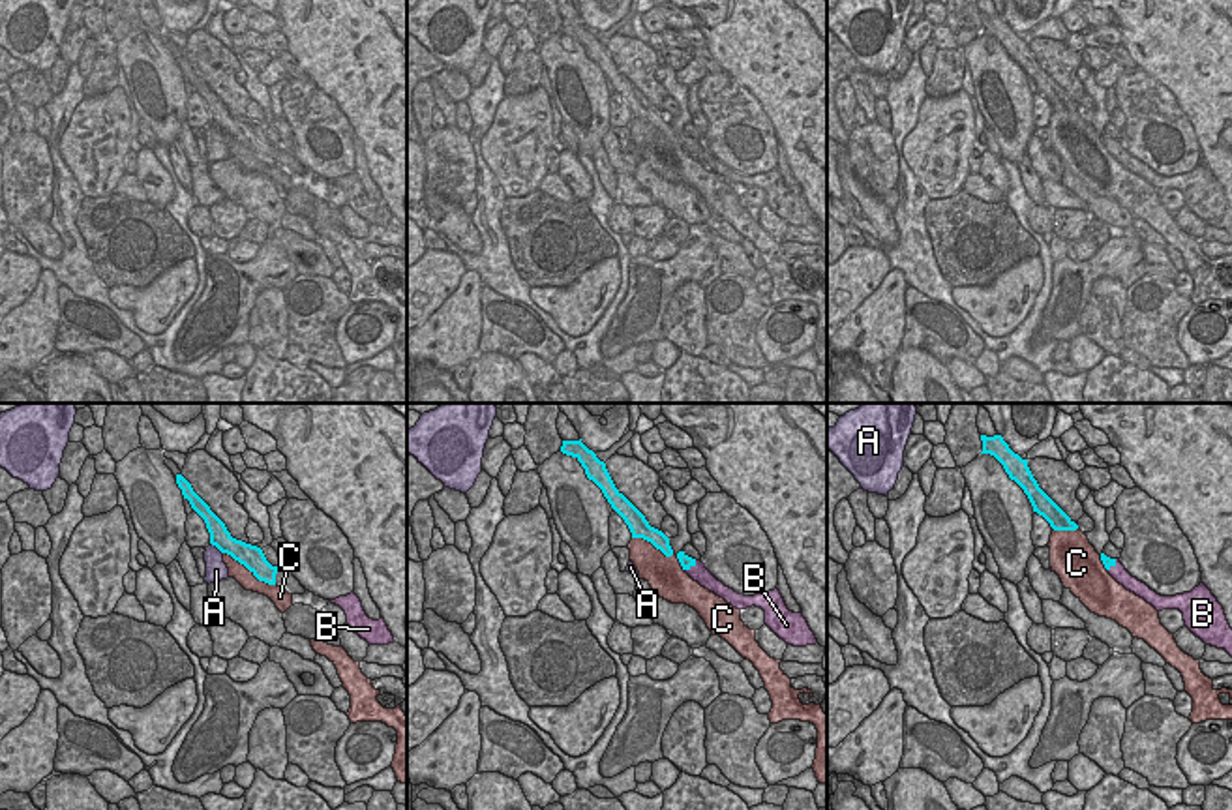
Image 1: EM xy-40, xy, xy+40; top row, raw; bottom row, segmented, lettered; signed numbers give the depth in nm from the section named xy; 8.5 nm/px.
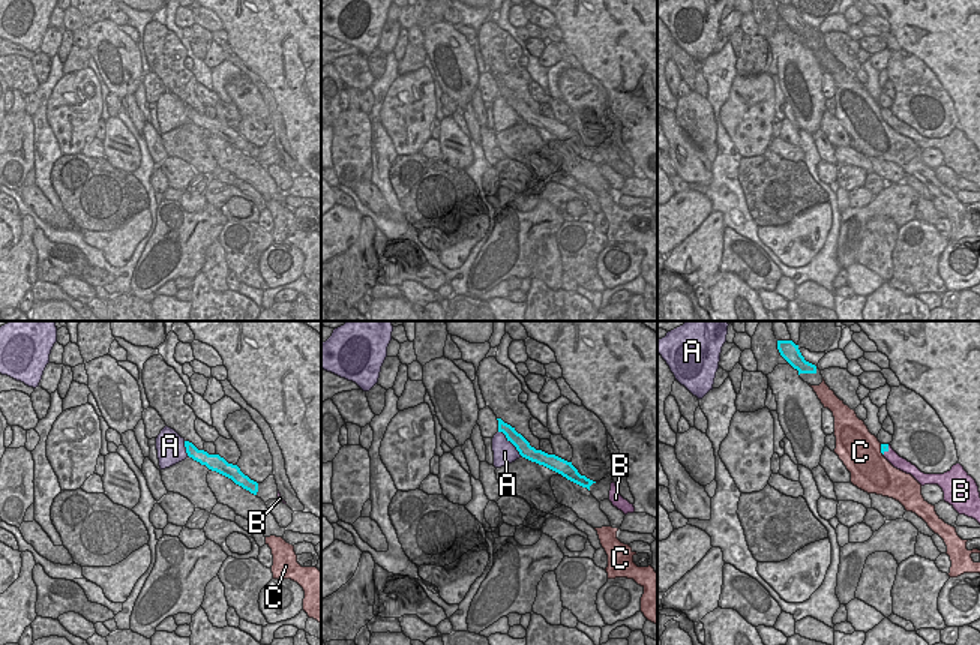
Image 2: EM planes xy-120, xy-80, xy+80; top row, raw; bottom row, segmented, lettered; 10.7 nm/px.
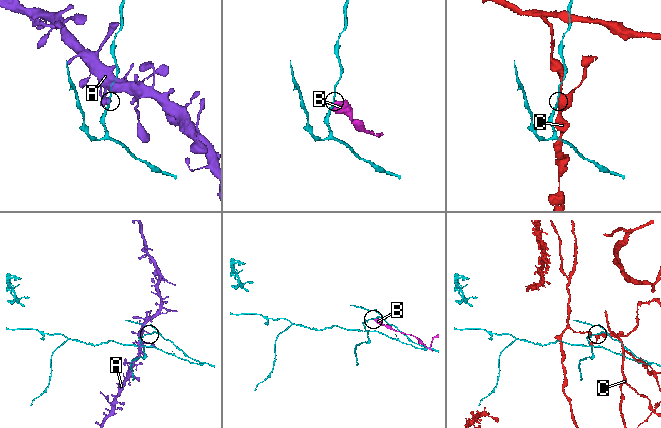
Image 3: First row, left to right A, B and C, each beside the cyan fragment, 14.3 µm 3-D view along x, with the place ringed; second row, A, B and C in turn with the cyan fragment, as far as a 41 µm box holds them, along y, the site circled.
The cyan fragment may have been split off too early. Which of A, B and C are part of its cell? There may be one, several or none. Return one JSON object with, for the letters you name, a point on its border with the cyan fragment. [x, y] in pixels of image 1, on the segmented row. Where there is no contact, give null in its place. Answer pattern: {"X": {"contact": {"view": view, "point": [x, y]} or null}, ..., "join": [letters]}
{"join": []}

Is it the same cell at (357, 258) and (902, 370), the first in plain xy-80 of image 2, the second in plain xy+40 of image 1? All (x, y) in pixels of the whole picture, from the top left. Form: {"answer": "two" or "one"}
{"answer": "two"}

